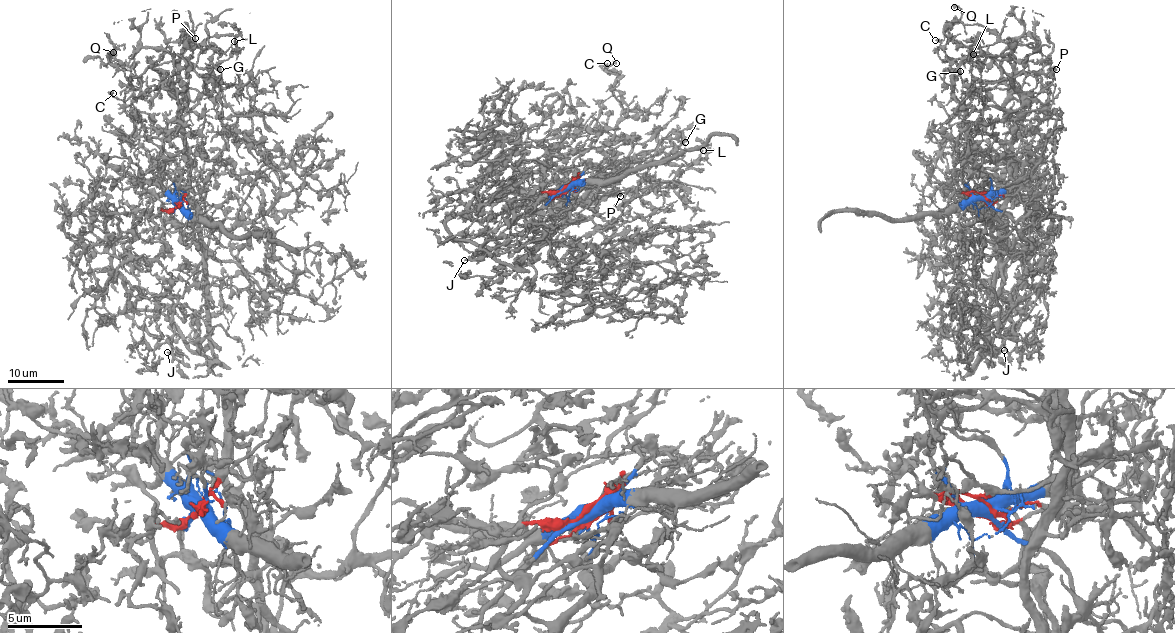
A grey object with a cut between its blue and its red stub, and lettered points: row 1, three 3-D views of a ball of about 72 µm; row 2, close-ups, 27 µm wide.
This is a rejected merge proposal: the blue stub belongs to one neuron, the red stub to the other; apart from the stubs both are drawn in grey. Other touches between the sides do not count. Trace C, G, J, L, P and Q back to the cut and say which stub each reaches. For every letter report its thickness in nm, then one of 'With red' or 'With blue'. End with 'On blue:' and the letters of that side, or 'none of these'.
C: Thickness 280 nm. With red
G: Thickness 320 nm. With red
J: Thickness 240 nm. With red
L: Thickness 100 nm. With red
P: Thickness 400 nm. With red
Q: Thickness 320 nm. With red
On blue: none of these

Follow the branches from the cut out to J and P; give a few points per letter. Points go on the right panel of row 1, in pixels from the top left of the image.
J: (981, 199), (997, 204), (1007, 246), (978, 361), (999, 314), (985, 325), (982, 355), (1004, 350)
P: (981, 199), (987, 199), (982, 193), (1013, 182), (1017, 114), (1006, 116), (1052, 84), (1056, 70)

